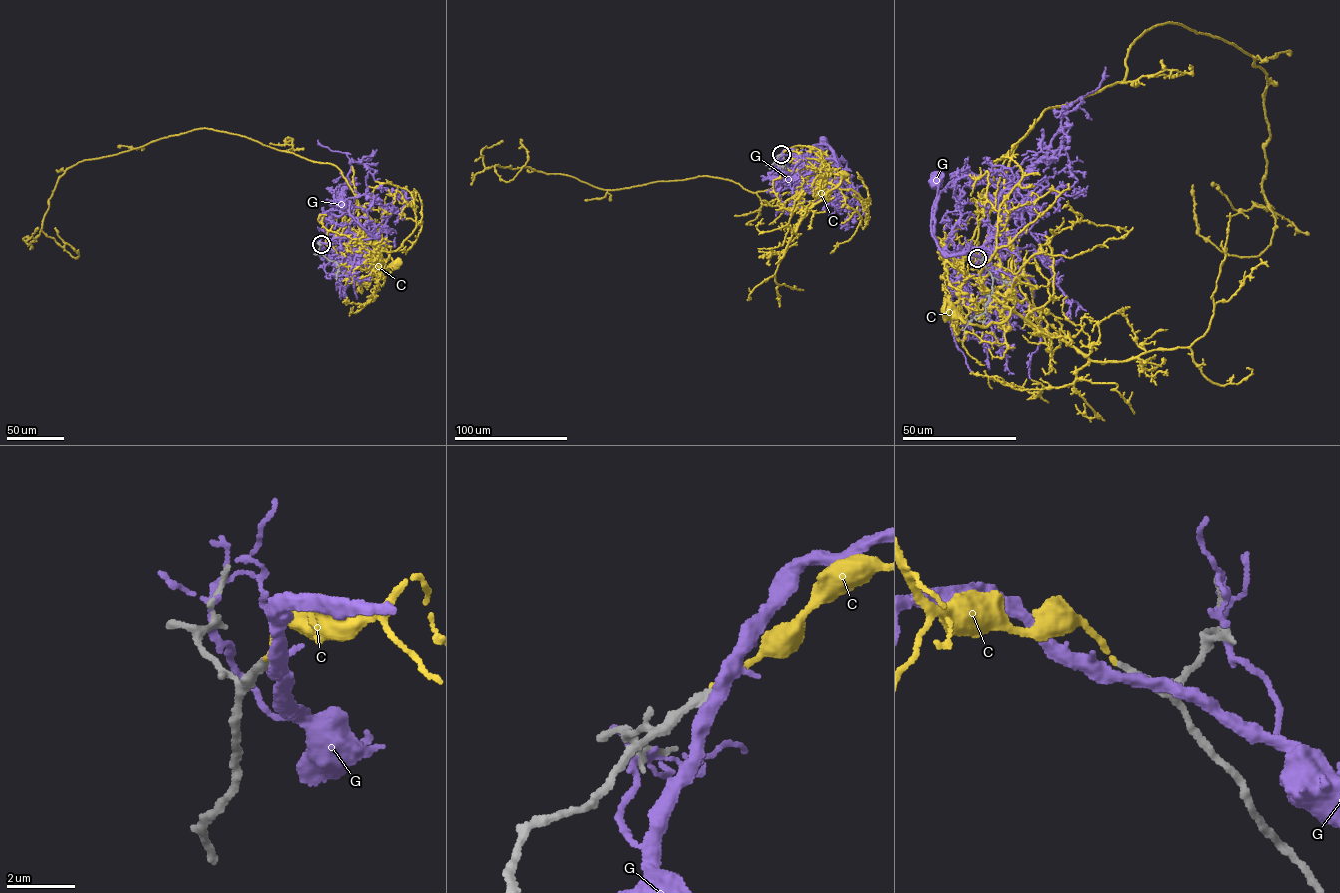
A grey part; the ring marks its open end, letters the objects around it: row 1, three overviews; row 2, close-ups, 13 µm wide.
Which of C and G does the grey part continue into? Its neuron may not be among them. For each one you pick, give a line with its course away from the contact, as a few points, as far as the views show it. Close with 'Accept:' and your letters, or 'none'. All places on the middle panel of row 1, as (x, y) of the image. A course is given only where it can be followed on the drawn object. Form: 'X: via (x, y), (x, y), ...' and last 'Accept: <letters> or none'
C: via (781, 154), (797, 145), (818, 149), (828, 167), (822, 193), (827, 201), (826, 194), (845, 174)
Accept: C

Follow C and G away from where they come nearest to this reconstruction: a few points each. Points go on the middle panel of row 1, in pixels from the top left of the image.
C: (781, 154), (797, 145), (818, 149), (828, 167), (822, 193), (827, 201), (826, 194), (845, 174)
G: (780, 154), (790, 149), (818, 158), (834, 158), (832, 149), (823, 140)

